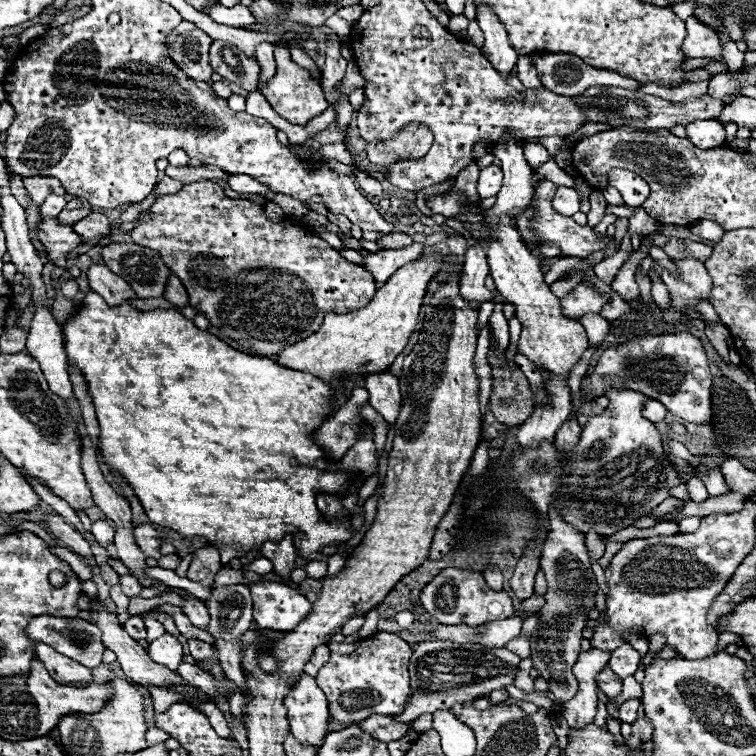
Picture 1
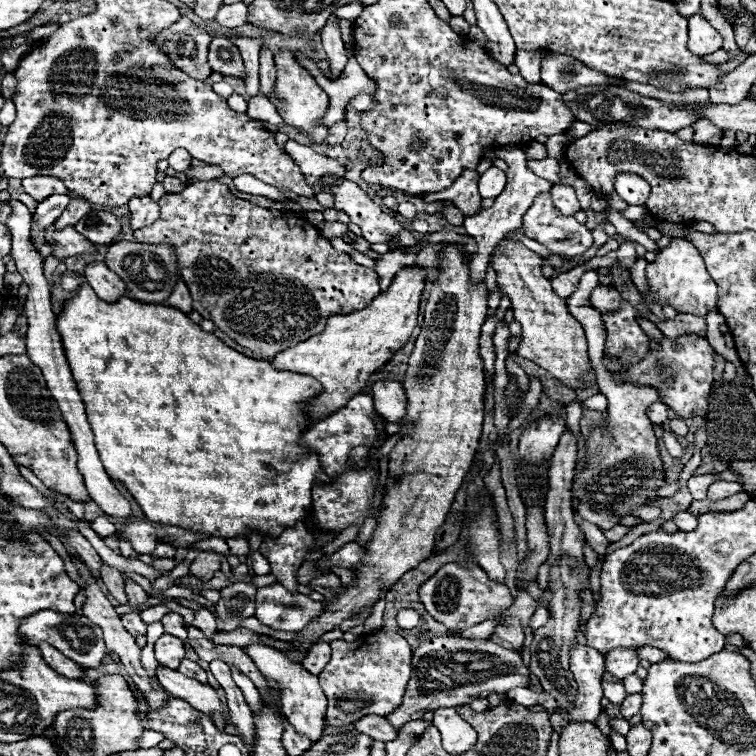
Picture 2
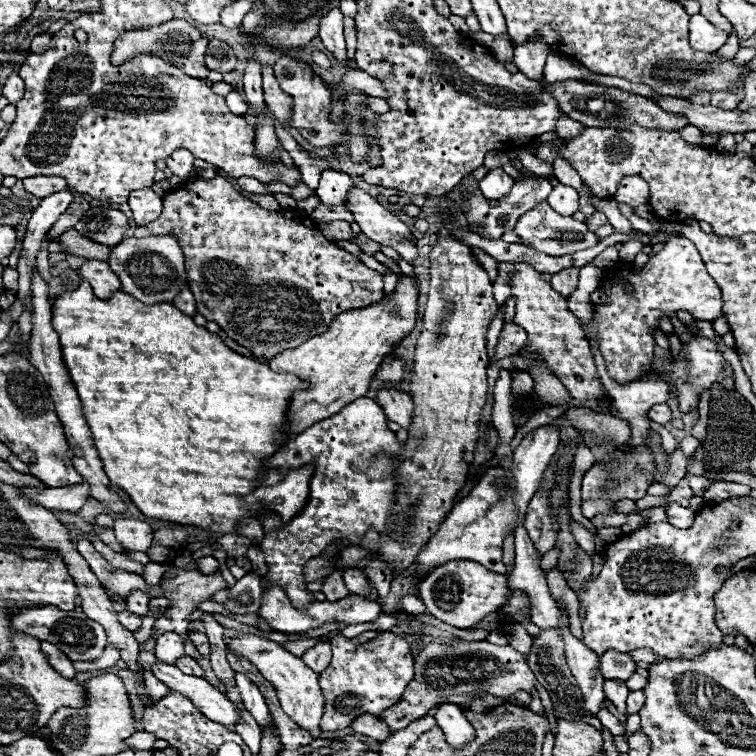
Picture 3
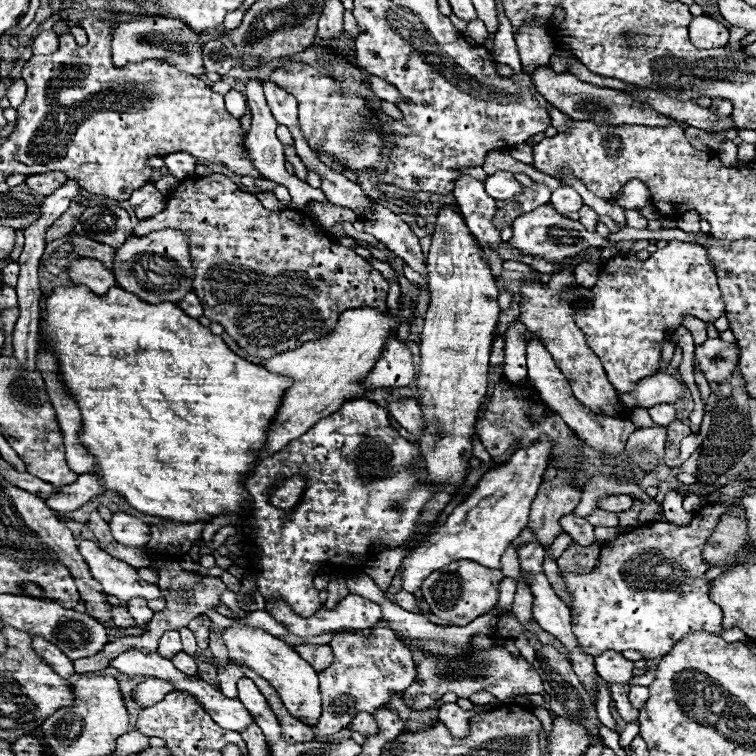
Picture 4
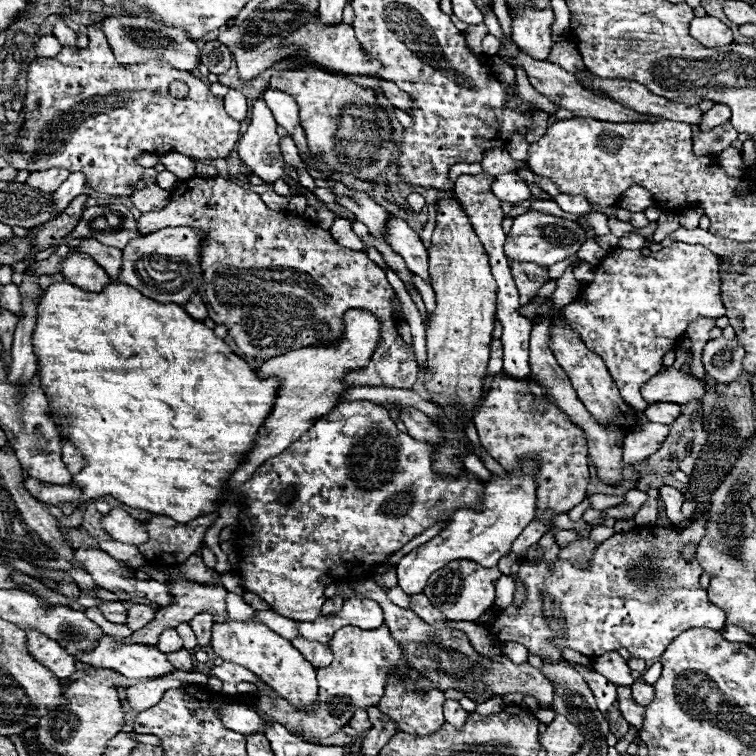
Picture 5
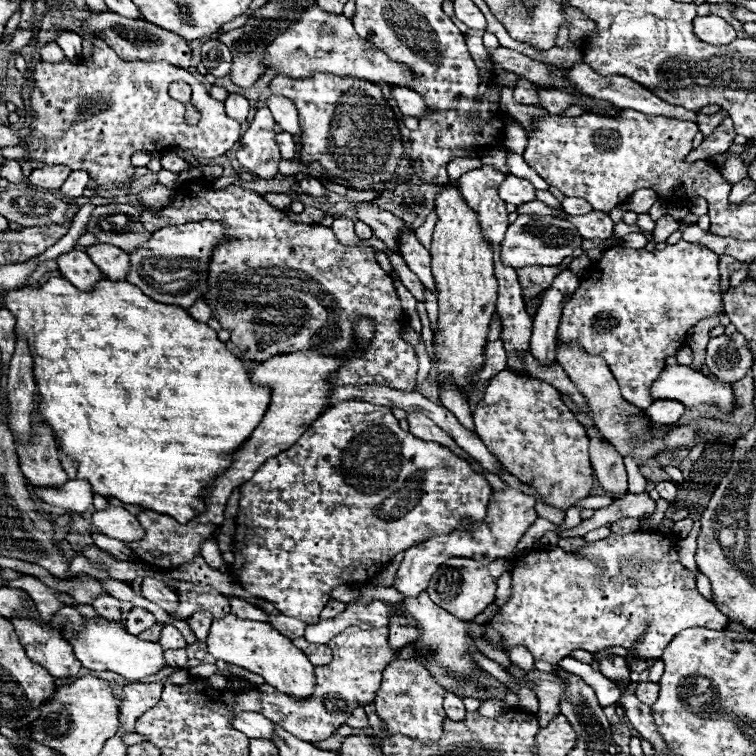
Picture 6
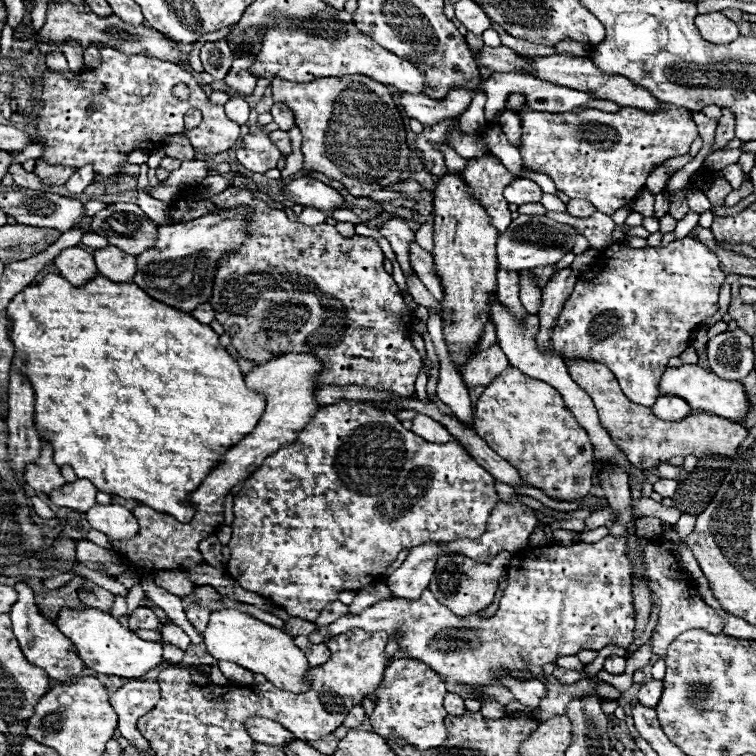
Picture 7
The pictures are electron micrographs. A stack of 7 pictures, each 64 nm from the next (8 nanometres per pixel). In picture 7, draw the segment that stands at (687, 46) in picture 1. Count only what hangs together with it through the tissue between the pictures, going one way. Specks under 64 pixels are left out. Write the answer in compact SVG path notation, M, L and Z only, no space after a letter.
M710 12L710 14L698 14L696 16L696 28L700 36L706 42L712 44L728 44L738 38L738 28L734 22L730 22L726 16L720 12Z

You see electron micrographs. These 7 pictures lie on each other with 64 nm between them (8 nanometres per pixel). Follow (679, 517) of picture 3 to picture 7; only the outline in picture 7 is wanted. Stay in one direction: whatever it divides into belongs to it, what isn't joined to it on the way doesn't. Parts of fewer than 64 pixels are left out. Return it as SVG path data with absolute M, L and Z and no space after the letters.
M658 480L654 484L654 492L658 492L662 498L672 498L676 492L676 486L678 486L676 480Z

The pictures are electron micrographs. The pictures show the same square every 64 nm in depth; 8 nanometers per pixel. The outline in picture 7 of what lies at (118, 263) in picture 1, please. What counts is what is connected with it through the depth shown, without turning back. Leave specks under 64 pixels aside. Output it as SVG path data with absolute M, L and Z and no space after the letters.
M244 208L206 214L186 224L160 226L154 248L150 248L150 252L142 252L142 256L136 256L136 274L132 282L154 300L190 314L198 304L210 300L216 264L226 252L242 246L242 240L248 236L244 226Z

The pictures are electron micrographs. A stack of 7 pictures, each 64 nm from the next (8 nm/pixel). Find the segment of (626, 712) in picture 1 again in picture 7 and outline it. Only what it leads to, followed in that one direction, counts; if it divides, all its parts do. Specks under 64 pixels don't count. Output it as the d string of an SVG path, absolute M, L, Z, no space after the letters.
M650 680L650 682L642 684L642 688L638 692L638 700L642 704L646 704L648 708L654 708L654 704L658 704L658 700L662 696L662 688L664 688L662 680Z

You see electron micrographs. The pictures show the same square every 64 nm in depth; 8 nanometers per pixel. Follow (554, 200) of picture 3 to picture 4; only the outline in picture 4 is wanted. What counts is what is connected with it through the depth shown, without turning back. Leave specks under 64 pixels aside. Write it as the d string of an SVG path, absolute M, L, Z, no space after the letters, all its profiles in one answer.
M560 186L558 190L552 192L550 204L554 206L556 212L560 212L560 214L570 214L570 212L578 212L584 202L582 202L580 194L578 194L574 188L570 188L570 186Z

